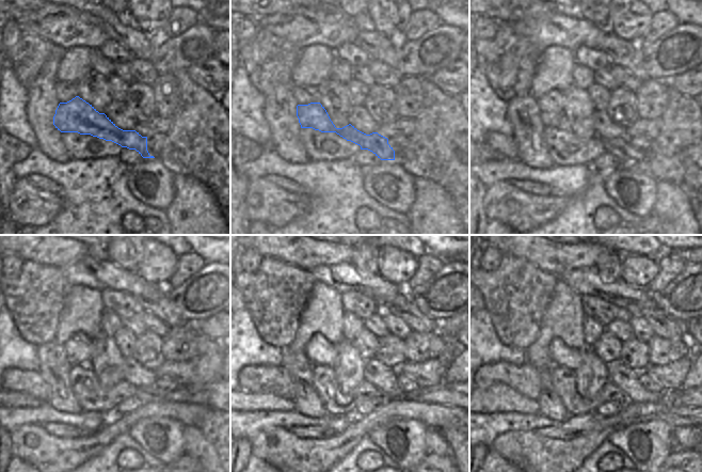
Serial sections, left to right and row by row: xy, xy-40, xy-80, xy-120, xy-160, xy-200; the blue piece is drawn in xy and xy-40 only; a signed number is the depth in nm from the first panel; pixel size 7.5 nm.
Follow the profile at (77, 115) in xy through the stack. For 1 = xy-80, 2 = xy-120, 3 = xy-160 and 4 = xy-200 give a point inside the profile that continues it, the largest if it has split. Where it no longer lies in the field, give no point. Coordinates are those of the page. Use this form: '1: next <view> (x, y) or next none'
1: next xy-80 (620, 147)
2: next xy-120 (208, 395)
3: next xy-160 (445, 394)
4: next xy-200 (686, 397)

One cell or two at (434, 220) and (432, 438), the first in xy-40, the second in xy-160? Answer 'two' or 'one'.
one

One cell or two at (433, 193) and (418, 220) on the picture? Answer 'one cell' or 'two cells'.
one cell

